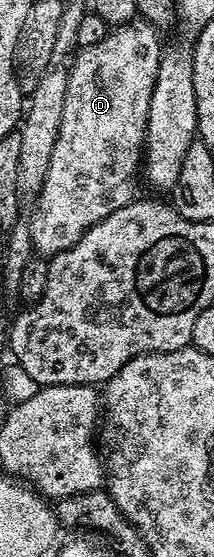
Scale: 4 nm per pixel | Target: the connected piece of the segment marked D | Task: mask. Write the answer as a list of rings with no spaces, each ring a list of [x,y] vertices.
[[[126,22],[113,27],[104,40],[81,47],[75,54],[72,72],[68,76],[64,116],[60,120],[56,148],[52,148],[48,174],[44,176],[38,201],[32,206],[34,215],[28,218],[32,244],[39,255],[53,256],[72,248],[80,236],[100,224],[100,220],[135,201],[134,185],[138,178],[140,182],[140,171],[144,166],[148,108],[163,48],[163,43],[158,42],[158,34],[159,31],[149,22]]]

